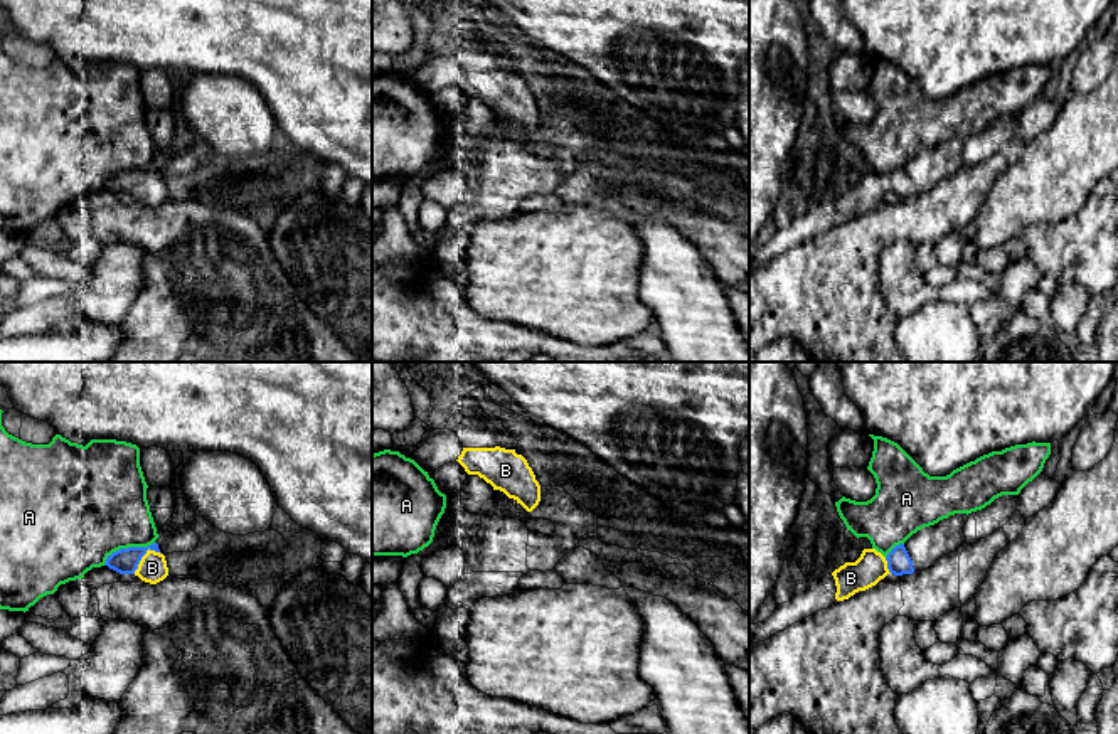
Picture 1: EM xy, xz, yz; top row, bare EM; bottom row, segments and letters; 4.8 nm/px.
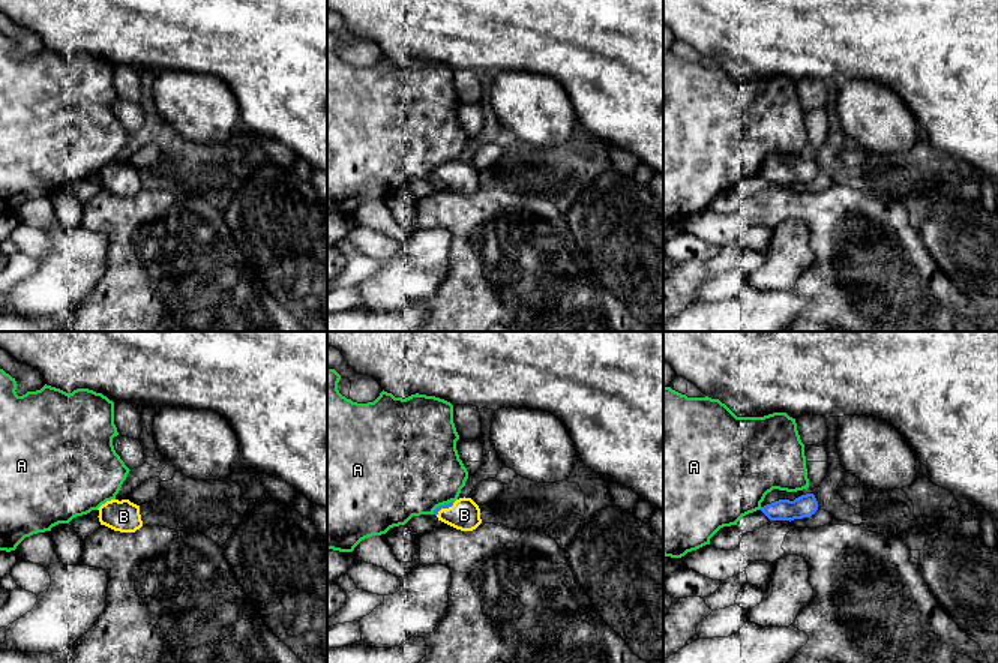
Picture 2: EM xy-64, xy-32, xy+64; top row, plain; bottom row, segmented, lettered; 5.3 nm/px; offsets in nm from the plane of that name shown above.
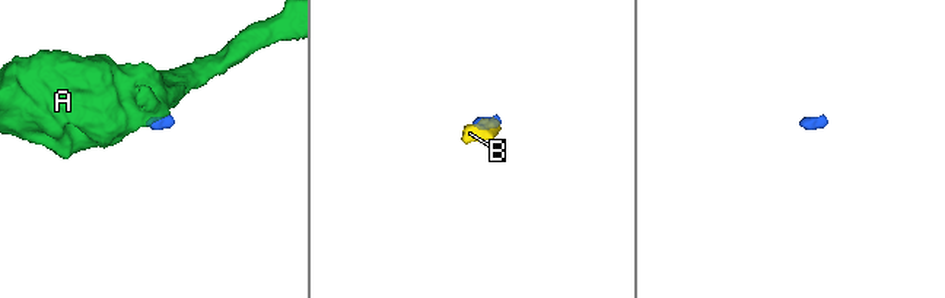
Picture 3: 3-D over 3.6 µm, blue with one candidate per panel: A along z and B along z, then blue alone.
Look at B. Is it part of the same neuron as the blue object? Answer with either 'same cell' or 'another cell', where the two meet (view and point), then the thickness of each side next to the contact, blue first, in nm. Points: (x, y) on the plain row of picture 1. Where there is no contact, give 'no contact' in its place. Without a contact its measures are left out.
same cell; meets blue in xy at (143, 177); 130 nm thick on the blue side, 140 nm on the other

